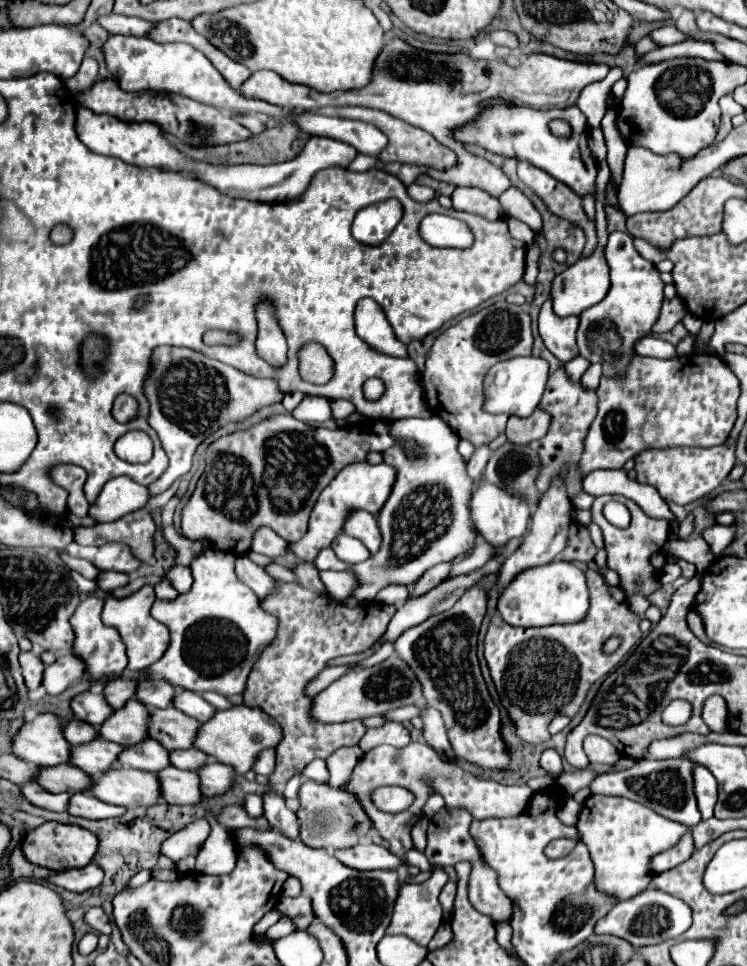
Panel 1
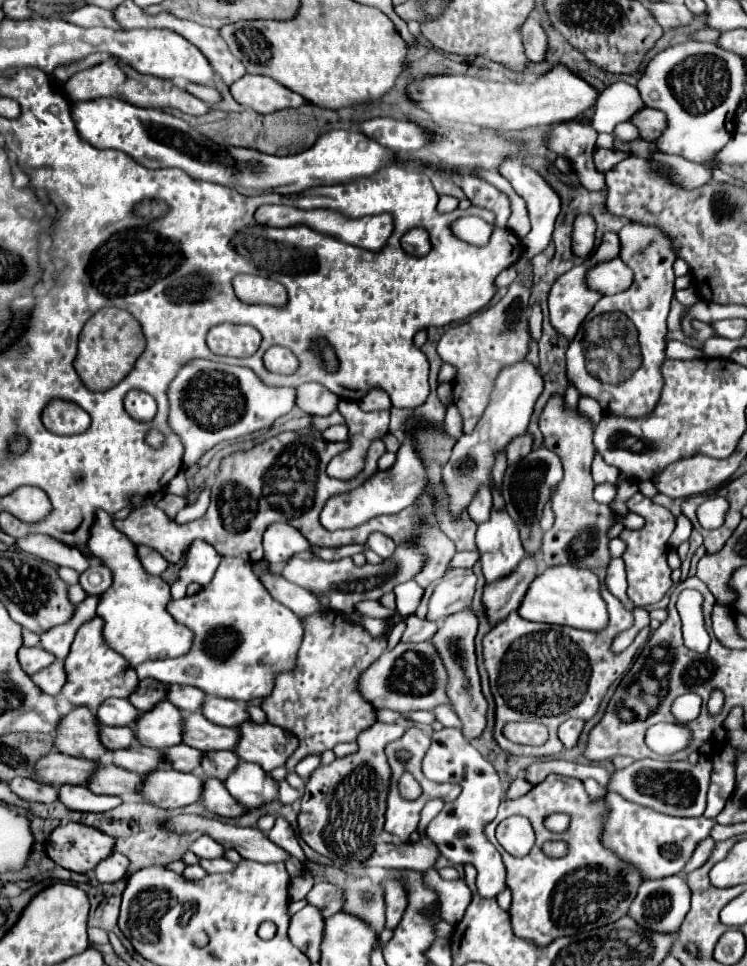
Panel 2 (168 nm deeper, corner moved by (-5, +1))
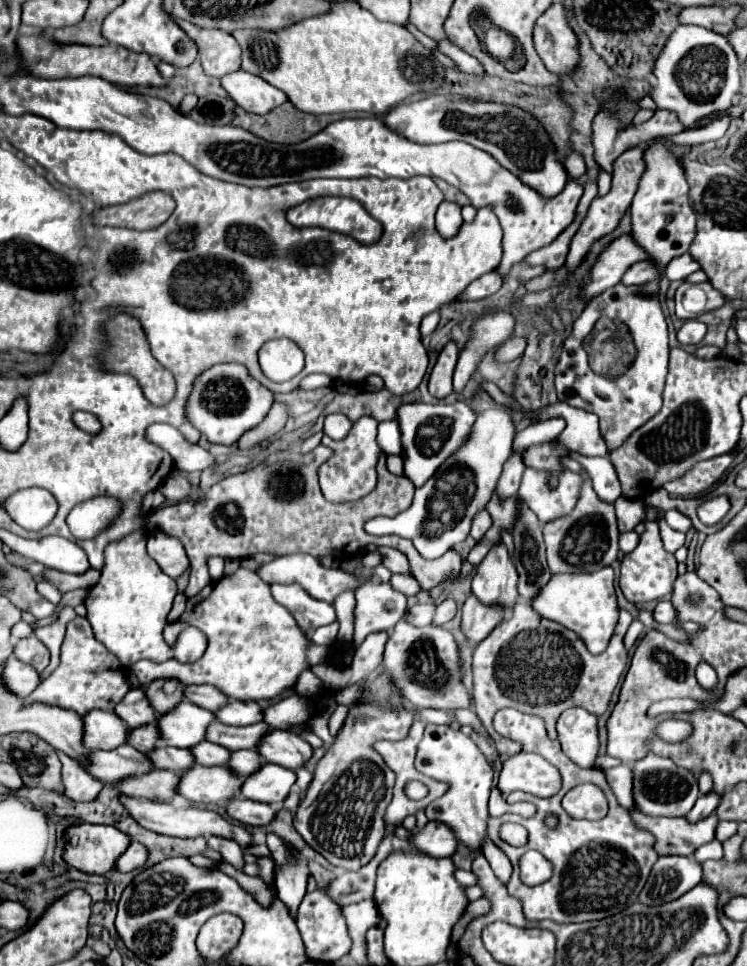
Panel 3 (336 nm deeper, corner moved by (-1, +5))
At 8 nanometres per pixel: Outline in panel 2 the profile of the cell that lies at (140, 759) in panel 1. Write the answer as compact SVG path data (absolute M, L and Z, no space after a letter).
M175 745L171 749L165 751L167 753L167 759L169 759L169 765L177 771L183 771L183 773L191 773L191 771L199 771L201 767L201 757L205 757L203 751L199 749L191 749L189 745Z

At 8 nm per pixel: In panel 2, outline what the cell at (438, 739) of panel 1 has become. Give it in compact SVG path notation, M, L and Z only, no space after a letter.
M451 727L433 733L431 747L423 757L423 771L425 777L431 781L451 781L461 785L461 795L441 809L441 813L427 825L425 833L449 861L475 865L479 895L495 897L499 891L505 889L505 865L499 851L485 837L485 825L487 821L495 819L497 807L503 797L503 783L499 779L499 773L459 729Z

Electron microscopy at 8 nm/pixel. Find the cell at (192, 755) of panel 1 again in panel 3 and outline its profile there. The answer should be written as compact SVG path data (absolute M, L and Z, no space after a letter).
M255 749L235 751L235 753L231 753L227 765L231 767L231 771L233 771L239 779L245 780L245 777L247 777L249 773L253 773L253 769L257 769L257 765L261 765L261 759L259 759L259 753L255 753Z

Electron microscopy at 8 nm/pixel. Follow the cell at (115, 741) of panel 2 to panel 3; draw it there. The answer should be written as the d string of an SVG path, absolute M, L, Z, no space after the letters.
M153 723L131 729L129 739L127 739L127 743L131 747L135 747L137 751L141 751L141 753L149 753L151 749L155 749L157 741L159 741L159 729Z

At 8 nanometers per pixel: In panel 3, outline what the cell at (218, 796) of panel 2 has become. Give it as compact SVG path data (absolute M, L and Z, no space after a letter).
M235 797L225 805L225 811L231 819L247 825L265 825L273 819L275 809L271 805L261 805L257 801L249 801L243 797Z

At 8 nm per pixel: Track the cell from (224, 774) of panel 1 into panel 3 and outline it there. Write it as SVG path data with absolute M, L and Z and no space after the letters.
M261 763L255 773L245 777L241 785L241 795L259 803L283 803L293 783L295 773L291 769L273 763Z

